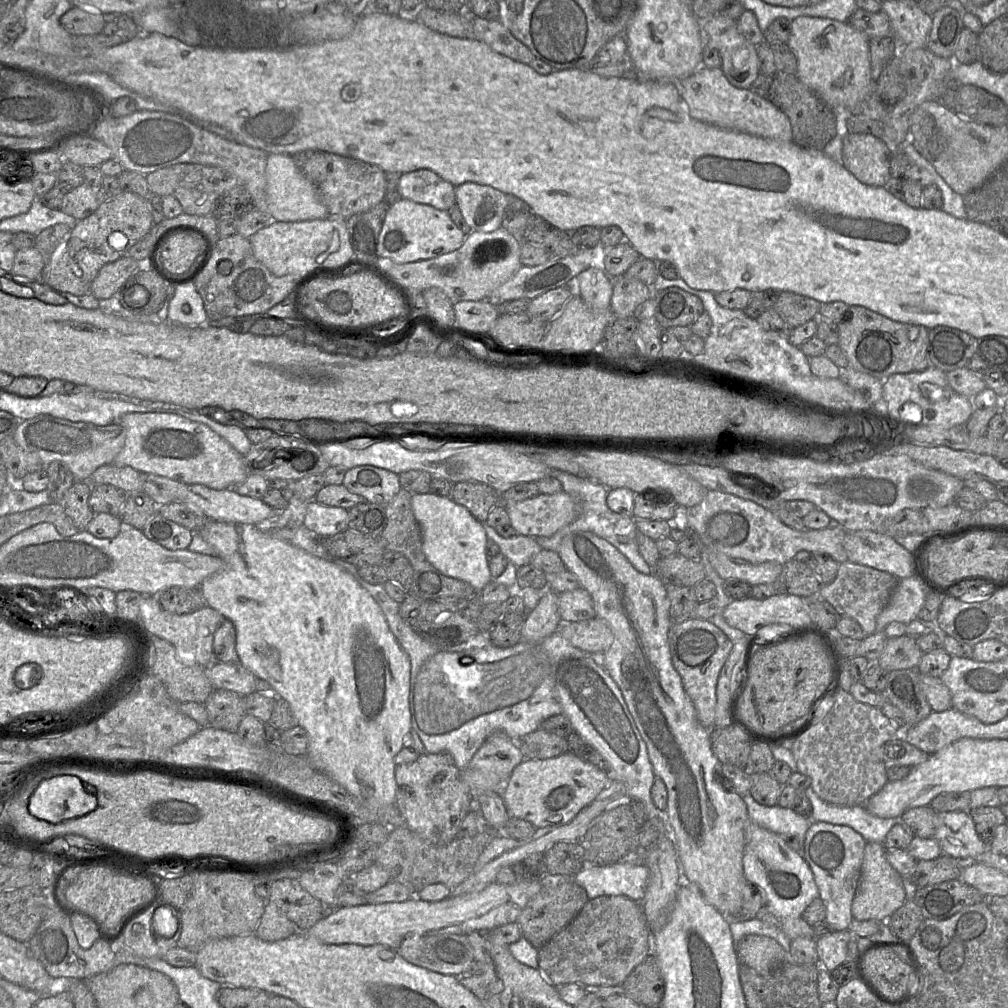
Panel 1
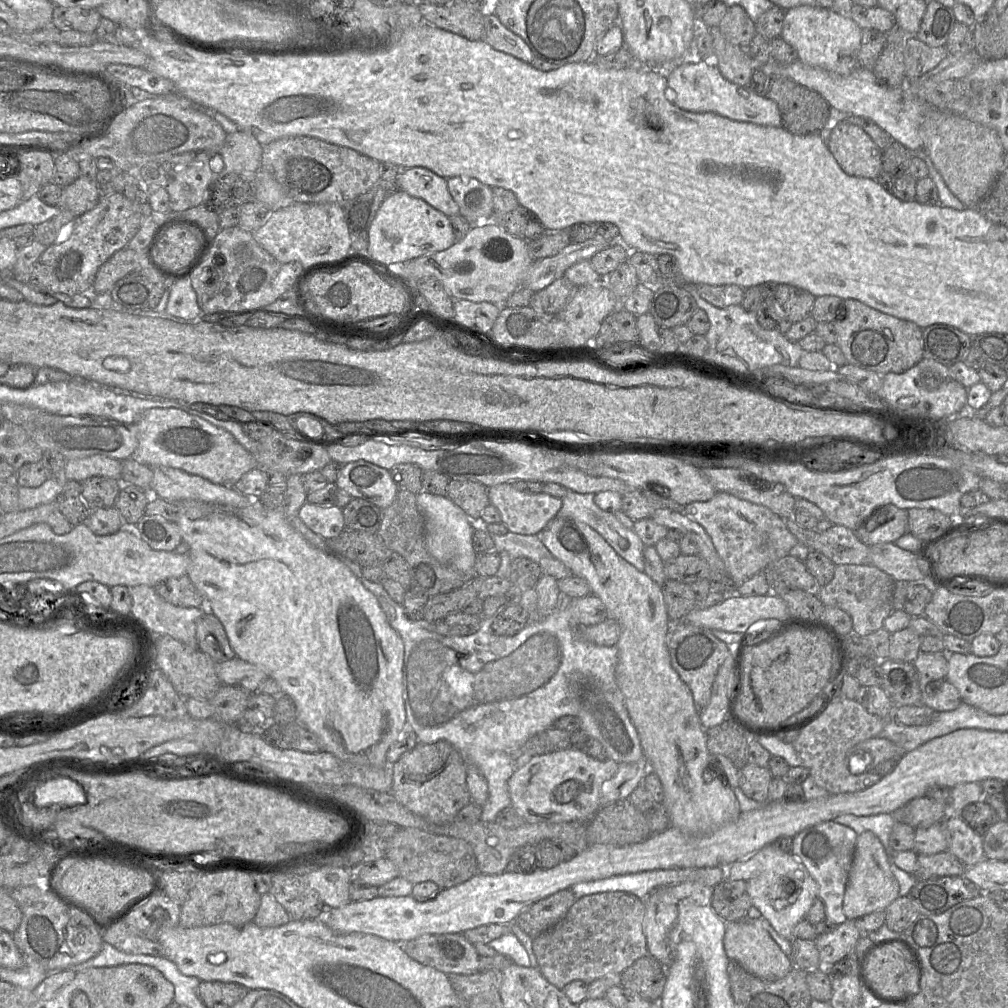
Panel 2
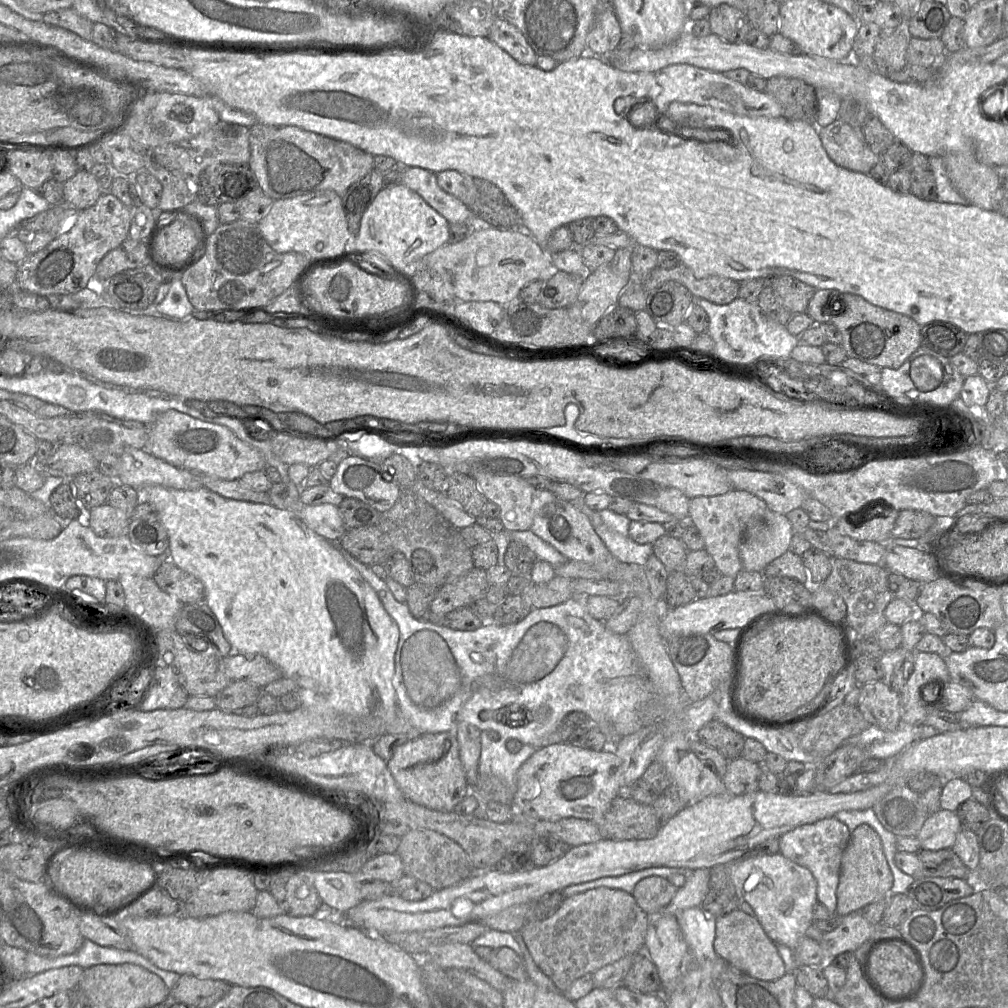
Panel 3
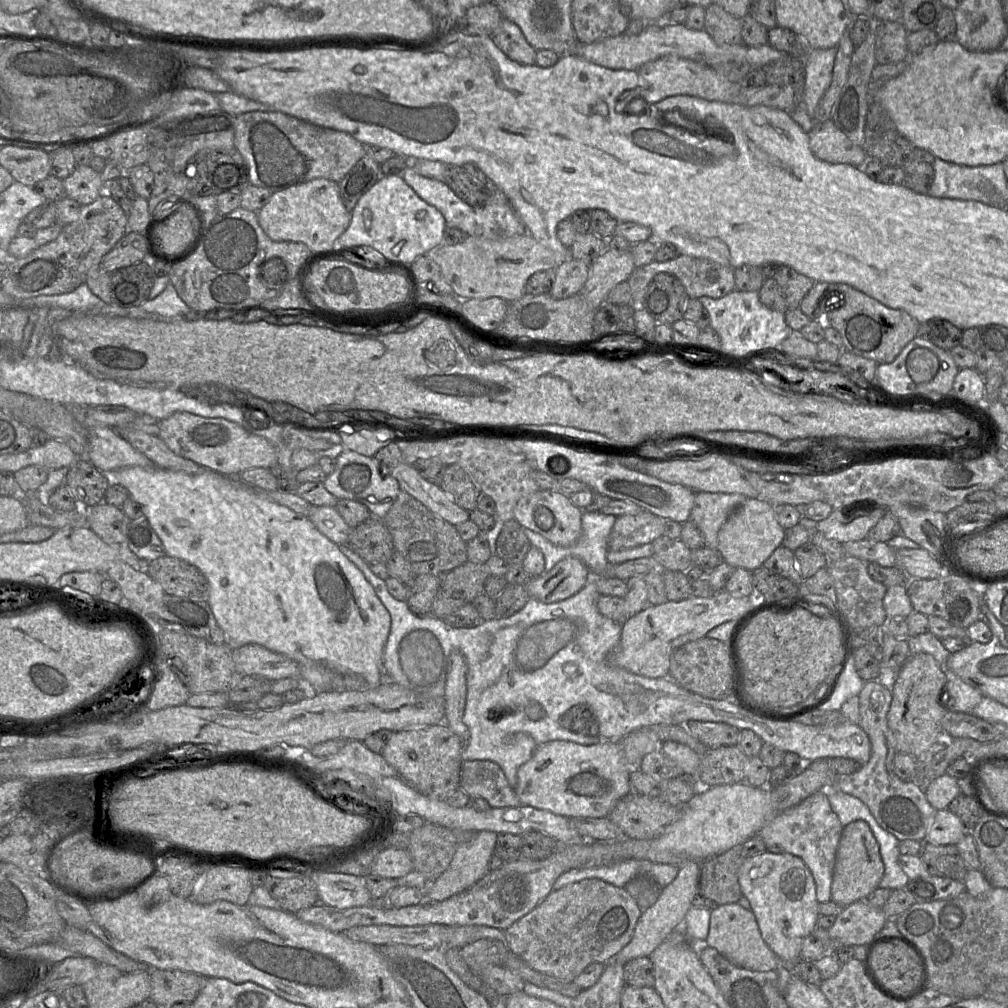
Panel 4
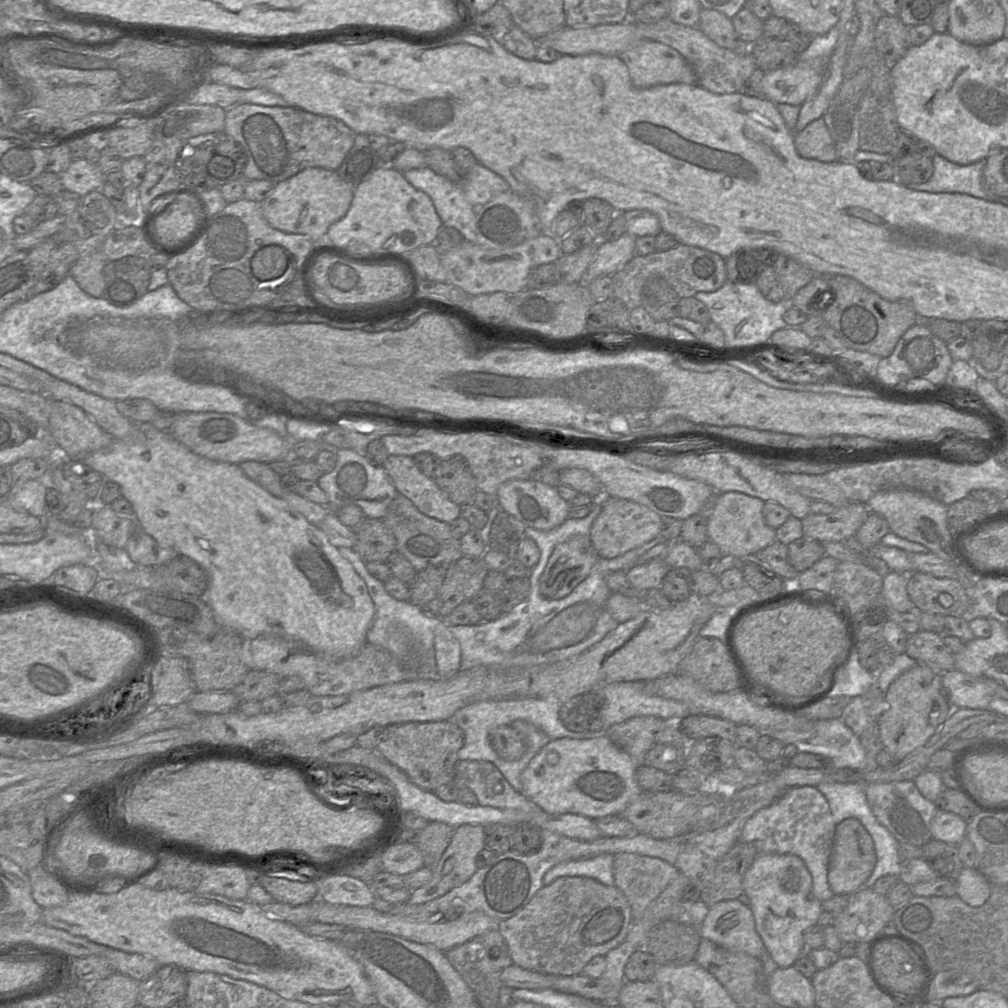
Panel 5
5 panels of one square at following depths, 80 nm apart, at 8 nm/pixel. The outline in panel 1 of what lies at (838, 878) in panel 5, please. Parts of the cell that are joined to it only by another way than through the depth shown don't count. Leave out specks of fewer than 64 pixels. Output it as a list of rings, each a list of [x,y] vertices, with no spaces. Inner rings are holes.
[[[867,842],[865,845],[861,875],[851,906],[854,919],[886,922],[907,900],[902,876],[887,860],[885,850],[884,843]]]

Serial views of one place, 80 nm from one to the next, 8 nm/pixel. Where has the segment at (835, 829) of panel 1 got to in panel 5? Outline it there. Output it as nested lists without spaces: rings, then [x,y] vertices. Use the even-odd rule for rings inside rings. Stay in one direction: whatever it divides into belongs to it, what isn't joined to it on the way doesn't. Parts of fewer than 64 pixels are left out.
[[[811,786],[790,789],[771,806],[756,812],[743,826],[737,842],[753,845],[758,854],[793,854],[801,858],[812,876],[813,893],[821,902],[834,894],[828,884],[828,867],[836,823],[825,796]]]

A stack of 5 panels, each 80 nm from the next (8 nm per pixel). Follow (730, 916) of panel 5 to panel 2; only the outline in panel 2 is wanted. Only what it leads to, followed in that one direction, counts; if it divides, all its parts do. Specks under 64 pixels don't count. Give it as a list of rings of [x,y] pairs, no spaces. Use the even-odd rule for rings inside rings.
[[[747,920],[726,922],[723,945],[730,961],[738,963],[748,973],[761,980],[778,980],[793,968],[791,958],[781,950],[769,933]]]

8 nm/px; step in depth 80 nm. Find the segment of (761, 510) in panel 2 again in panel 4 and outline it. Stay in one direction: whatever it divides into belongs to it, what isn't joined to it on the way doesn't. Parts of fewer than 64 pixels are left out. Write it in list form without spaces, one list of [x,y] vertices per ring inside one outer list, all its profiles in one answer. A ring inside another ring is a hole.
[[[696,493],[690,520],[702,532],[705,546],[717,550],[720,528],[746,499],[746,496],[737,493]]]

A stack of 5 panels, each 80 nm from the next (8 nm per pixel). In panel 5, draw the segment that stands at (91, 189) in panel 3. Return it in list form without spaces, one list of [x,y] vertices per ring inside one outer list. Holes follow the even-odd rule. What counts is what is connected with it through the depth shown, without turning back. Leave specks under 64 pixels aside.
[[[85,158],[72,159],[68,168],[58,175],[65,190],[77,193],[80,197],[100,190],[104,184],[104,173],[98,164],[90,163]]]

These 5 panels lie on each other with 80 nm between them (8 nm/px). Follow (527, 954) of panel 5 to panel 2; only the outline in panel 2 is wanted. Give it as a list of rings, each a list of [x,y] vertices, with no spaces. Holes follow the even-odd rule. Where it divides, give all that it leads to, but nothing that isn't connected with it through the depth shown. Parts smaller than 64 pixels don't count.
[[[621,891],[602,892],[577,898],[562,920],[533,938],[532,948],[538,969],[548,982],[560,990],[575,980],[589,984],[609,974],[621,975],[637,959],[648,954],[645,912],[643,900]]]

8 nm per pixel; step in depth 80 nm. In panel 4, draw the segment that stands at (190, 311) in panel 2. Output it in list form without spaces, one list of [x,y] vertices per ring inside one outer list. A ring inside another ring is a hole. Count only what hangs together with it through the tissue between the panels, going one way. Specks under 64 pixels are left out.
[[[168,276],[156,277],[149,300],[139,307],[148,313],[156,313],[165,318],[183,318],[191,310],[178,296]]]

